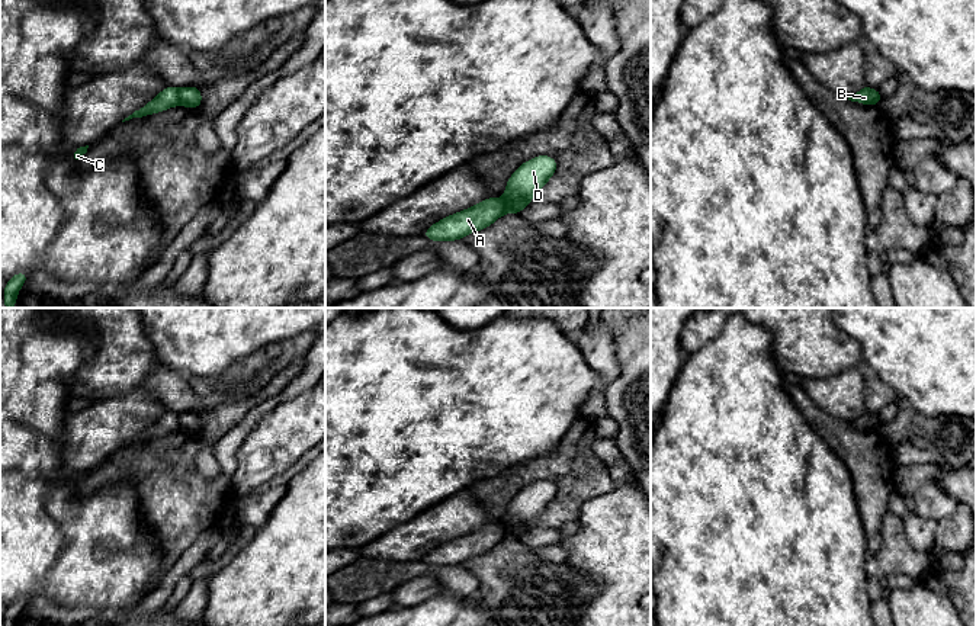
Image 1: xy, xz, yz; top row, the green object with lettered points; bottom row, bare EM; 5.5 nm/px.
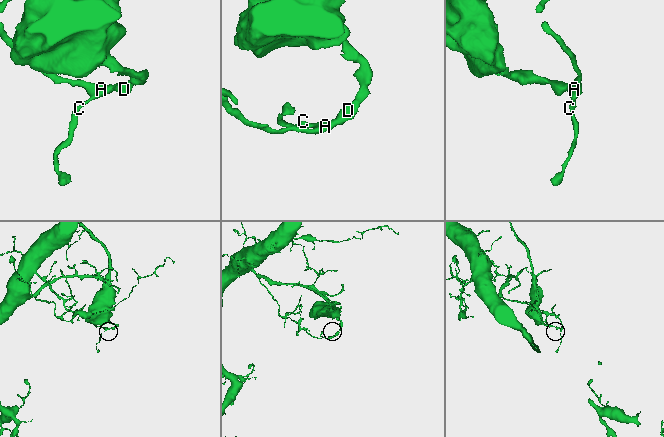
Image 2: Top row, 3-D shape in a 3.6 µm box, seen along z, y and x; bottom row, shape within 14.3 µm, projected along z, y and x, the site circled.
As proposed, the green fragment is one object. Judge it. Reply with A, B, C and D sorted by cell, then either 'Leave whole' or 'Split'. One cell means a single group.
Groups: A C / B D. Split

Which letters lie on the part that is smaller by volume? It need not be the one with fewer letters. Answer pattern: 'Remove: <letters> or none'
Remove: B, D

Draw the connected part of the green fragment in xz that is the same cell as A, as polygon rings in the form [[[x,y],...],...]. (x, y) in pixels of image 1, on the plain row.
[[[487,523],[475,532],[456,537],[440,545],[423,558],[423,562],[431,566],[462,565],[471,558],[489,552],[505,539],[505,530],[501,524]]]

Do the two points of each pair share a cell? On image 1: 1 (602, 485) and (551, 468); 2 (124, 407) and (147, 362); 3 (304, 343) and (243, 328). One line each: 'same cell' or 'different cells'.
1: same cell
2: different cells
3: different cells

